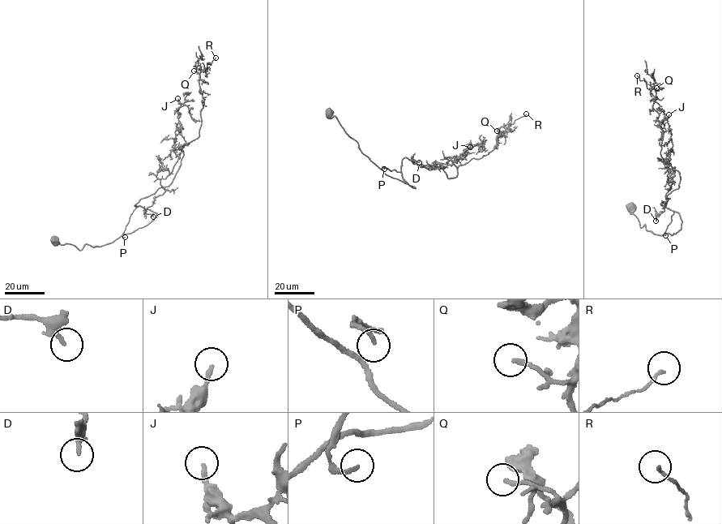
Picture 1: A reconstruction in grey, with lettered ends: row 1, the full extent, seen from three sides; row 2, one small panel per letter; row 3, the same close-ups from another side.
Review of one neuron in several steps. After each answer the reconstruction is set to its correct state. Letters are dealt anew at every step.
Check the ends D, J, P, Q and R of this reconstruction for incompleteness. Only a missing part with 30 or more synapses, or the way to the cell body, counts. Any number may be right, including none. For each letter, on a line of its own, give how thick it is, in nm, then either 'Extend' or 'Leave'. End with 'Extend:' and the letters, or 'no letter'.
D: Thickness 280 nm. Leave
J: Thickness 190 nm. Leave
P: Thickness 160 nm. Extend
Q: Thickness 180 nm. Extend
R: Thickness 120 nm. Leave
Extend: P, Q

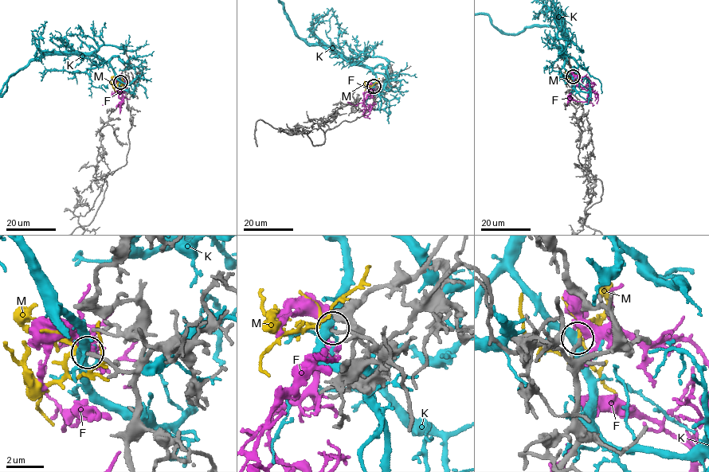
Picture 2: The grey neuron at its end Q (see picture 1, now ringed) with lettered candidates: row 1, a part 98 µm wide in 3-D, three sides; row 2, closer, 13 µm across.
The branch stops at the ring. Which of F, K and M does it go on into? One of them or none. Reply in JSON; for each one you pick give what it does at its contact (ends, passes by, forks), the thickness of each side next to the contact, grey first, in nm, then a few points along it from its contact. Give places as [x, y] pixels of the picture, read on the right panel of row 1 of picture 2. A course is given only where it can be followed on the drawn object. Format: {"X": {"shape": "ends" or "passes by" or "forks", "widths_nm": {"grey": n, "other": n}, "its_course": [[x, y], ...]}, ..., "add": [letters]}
{"M": {"shape": "forks", "widths_nm": {"grey": 190, "other": 120}}, "add": ["M"]}

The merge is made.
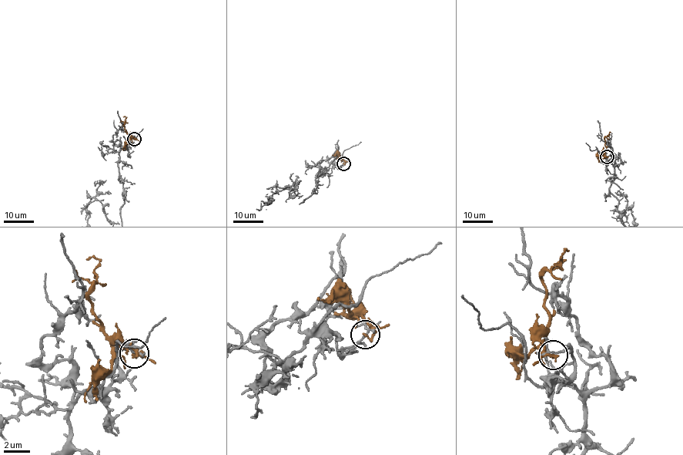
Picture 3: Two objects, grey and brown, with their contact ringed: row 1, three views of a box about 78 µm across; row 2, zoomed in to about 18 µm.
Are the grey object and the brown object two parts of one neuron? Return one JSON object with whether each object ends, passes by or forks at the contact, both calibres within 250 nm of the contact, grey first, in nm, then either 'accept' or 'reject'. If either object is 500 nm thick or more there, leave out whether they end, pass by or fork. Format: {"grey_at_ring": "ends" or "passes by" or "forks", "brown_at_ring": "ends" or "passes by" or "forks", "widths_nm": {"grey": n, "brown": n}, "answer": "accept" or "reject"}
{"grey_at_ring": "forks", "brown_at_ring": "ends", "widths_nm": {"grey": 140, "brown": 180}, "answer": "reject"}

